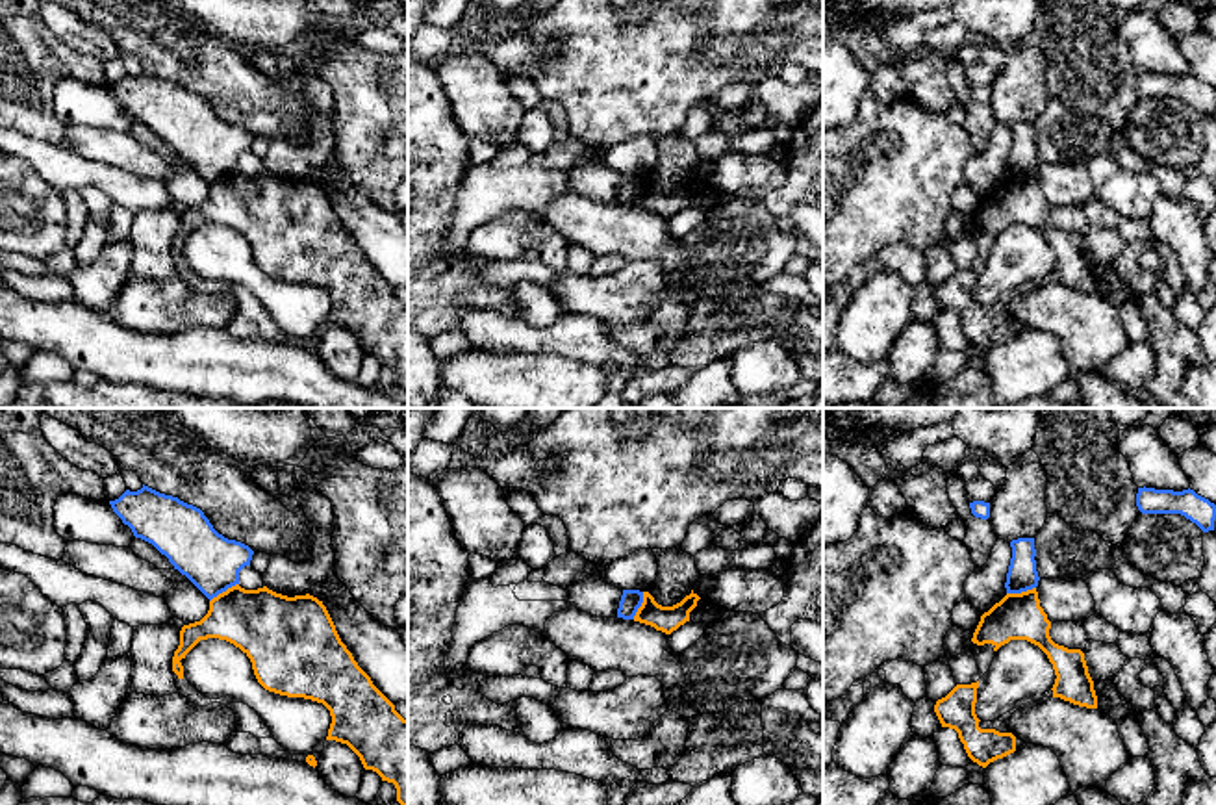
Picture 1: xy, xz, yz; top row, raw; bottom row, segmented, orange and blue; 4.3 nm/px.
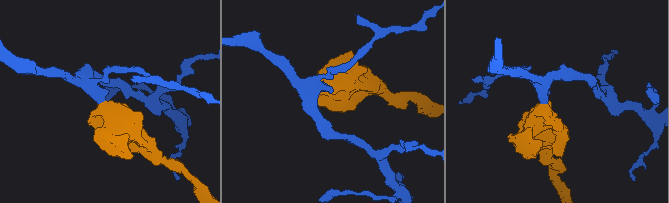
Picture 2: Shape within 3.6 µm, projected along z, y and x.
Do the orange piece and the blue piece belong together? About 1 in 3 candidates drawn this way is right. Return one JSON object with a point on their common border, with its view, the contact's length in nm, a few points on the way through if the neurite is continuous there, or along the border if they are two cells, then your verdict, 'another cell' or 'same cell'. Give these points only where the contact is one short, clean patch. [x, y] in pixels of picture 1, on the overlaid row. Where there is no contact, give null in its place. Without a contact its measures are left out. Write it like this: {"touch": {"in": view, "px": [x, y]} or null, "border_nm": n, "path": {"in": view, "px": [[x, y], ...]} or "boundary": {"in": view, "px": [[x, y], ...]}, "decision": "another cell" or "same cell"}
{"touch": {"in": "xy", "px": [223, 592]}, "border_nm": 150, "boundary": {"in": "xy", "px": [[238, 583], [210, 601]]}, "decision": "another cell"}

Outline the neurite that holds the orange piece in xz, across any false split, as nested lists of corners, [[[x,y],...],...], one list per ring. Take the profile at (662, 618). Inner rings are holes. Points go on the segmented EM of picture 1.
[[[691,590],[691,594],[686,595],[680,603],[673,607],[662,607],[649,592],[643,592],[643,603],[634,616],[634,621],[651,625],[656,631],[671,634],[680,625],[690,621],[690,612],[697,607],[699,599],[701,597]]]

